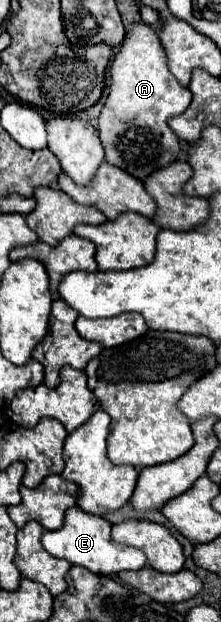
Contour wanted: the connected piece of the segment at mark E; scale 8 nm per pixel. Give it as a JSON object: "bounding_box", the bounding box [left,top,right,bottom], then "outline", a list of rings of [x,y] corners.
{"bounding_box":[41,507,147,575],"outline":[[[71,507],[65,513],[65,525],[59,531],[45,531],[41,543],[47,553],[59,559],[67,559],[71,565],[81,565],[97,575],[117,575],[121,571],[137,571],[147,565],[147,557],[141,549],[125,547],[111,537],[111,523],[103,517],[89,515],[79,507]]]}

